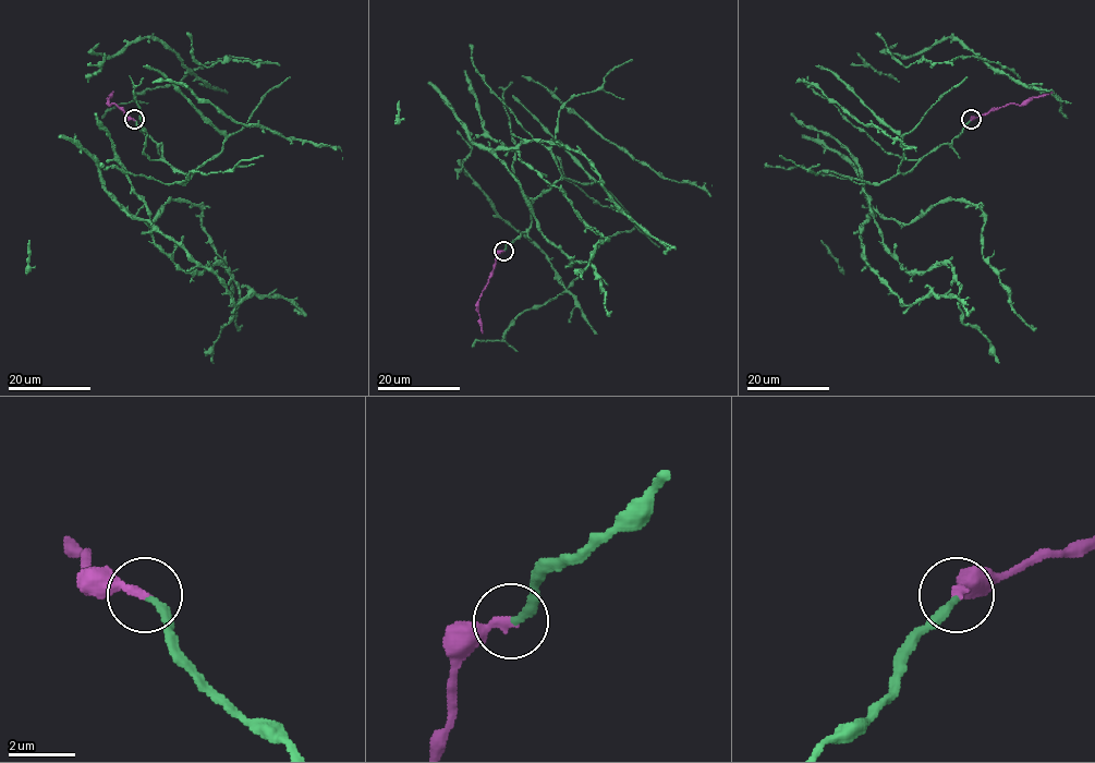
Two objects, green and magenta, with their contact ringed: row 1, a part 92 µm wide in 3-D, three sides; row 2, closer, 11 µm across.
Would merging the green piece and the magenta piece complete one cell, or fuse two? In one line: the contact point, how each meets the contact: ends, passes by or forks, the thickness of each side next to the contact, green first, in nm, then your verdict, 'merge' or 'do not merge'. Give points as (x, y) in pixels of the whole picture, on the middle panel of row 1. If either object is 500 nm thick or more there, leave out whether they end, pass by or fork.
at (503, 251); green ends there; magenta ends there; 240 nm thick on the green side, 280 nm on the other; merge

